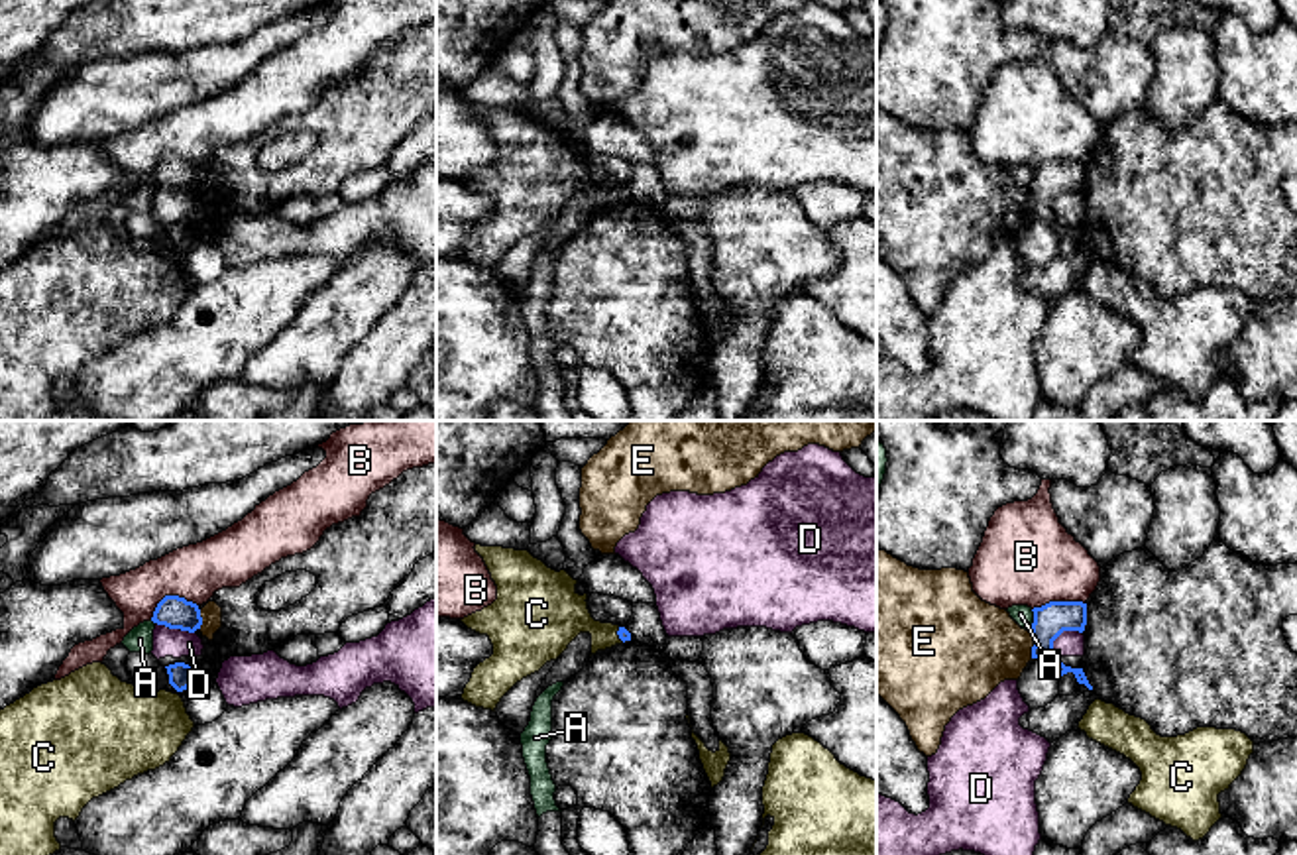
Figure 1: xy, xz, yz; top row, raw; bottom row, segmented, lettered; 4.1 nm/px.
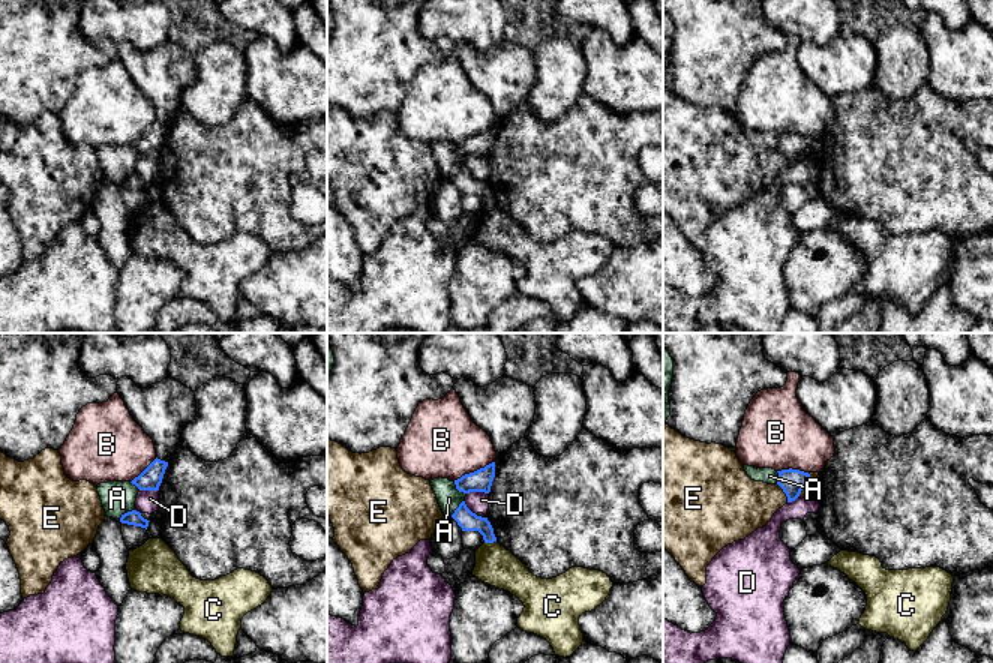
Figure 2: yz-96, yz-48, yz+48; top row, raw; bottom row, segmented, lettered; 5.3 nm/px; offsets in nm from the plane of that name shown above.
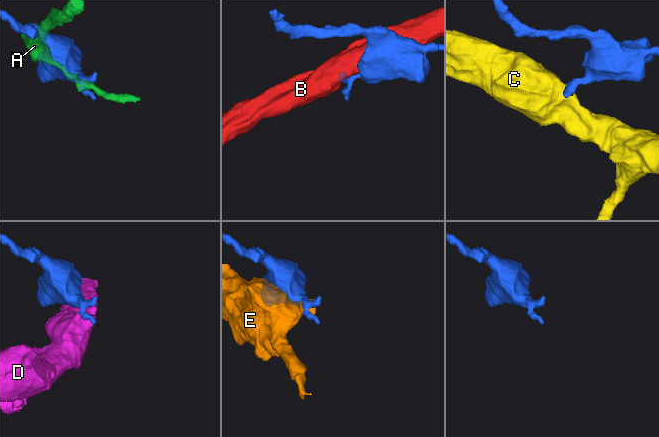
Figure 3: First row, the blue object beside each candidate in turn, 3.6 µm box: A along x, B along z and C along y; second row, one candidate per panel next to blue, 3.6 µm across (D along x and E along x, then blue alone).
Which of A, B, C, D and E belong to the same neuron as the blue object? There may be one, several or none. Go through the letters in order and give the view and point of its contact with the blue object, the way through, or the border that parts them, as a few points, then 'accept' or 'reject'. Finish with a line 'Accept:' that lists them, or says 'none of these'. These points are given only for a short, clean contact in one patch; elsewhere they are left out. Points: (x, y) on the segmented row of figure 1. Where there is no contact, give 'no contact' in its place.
A: yz (1034, 622) | reject
B: xy (169, 596) | reject
C: xz (618, 633) | along xz (618, 627), (618, 635), (623, 641) | reject
D: yz (1060, 633) | along yz (1081, 631), (1064, 631), (1054, 641), (1054, 655) | reject
E: yz (1034, 645) | reject
Accept: none of these

